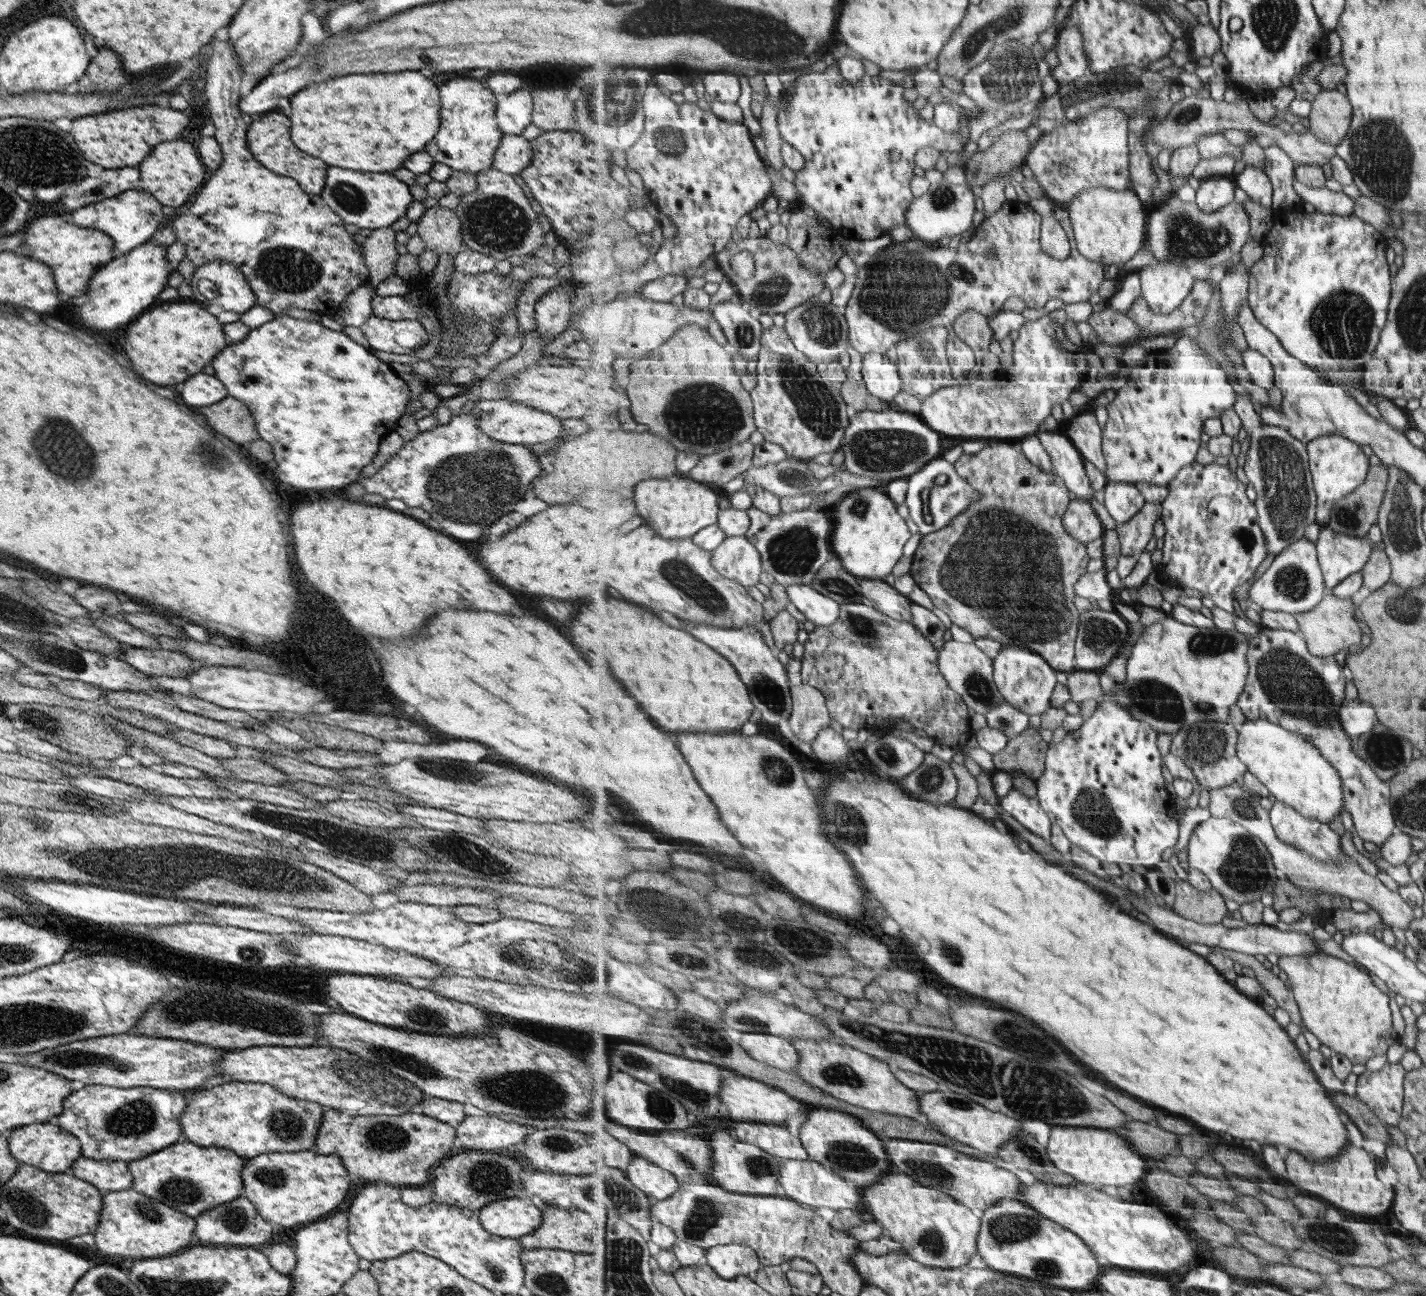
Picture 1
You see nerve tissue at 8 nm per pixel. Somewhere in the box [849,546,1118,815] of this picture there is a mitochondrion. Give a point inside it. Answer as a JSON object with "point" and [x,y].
{"point":[932,778]}

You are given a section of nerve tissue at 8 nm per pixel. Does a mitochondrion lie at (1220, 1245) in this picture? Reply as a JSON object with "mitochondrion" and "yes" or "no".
{"mitochondrion":"no"}

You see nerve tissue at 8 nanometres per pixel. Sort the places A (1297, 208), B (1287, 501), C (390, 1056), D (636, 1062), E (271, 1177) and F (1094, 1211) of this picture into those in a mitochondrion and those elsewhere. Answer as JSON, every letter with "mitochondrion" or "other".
{"A":"other","B":"mitochondrion","C":"mitochondrion","D":"mitochondrion","E":"mitochondrion","F":"other"}

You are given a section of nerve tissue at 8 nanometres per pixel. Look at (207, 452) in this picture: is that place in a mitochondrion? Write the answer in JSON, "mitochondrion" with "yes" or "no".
{"mitochondrion":"yes"}

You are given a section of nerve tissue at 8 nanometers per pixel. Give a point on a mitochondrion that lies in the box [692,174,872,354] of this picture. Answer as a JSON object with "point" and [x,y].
{"point":[822,325]}

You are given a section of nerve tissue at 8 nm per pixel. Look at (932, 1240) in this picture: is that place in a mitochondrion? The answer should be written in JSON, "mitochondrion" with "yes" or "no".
{"mitochondrion":"yes"}

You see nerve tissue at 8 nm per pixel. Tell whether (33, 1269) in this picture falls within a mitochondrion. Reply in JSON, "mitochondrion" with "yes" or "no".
{"mitochondrion":"no"}

